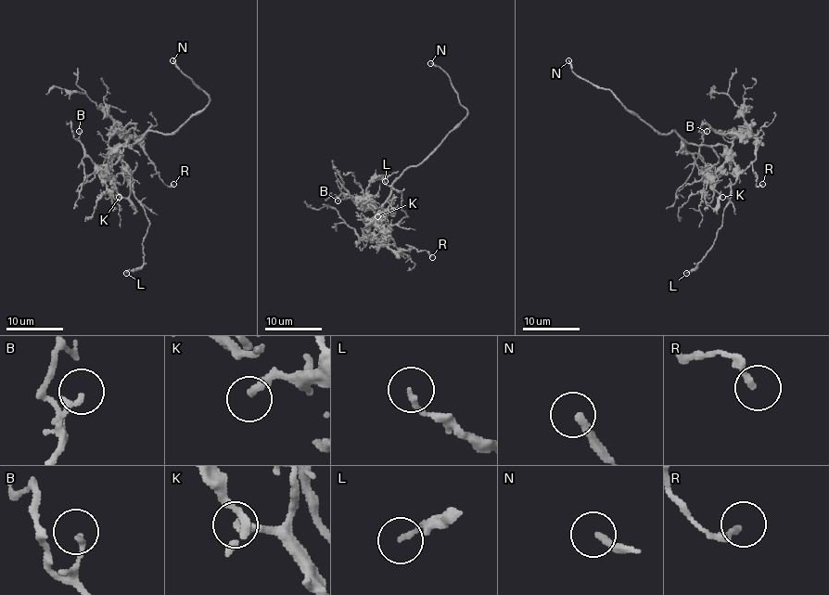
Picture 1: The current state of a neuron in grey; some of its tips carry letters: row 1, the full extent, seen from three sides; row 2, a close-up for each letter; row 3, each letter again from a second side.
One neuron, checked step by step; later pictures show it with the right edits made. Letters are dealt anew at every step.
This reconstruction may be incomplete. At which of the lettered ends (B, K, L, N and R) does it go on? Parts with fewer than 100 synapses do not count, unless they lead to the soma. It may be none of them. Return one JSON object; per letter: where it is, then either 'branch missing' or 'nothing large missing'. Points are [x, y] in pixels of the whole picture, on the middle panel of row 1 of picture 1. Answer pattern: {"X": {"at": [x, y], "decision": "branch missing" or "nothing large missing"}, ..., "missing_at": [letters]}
{"B": {"at": [337, 200], "decision": "nothing large missing"}, "K": {"at": [377, 216], "decision": "nothing large missing"}, "L": {"at": [385, 181], "decision": "nothing large missing"}, "N": {"at": [430, 63], "decision": "branch missing"}, "R": {"at": [432, 257], "decision": "nothing large missing"}, "missing_at": ["N"]}

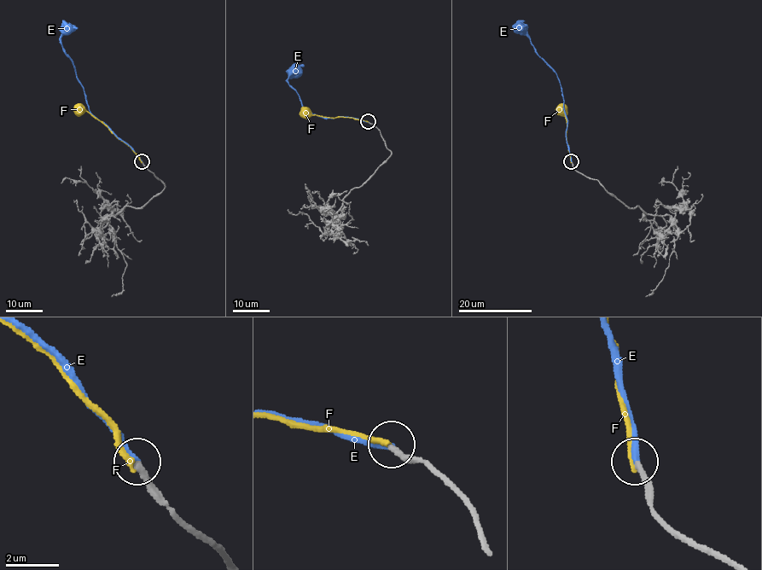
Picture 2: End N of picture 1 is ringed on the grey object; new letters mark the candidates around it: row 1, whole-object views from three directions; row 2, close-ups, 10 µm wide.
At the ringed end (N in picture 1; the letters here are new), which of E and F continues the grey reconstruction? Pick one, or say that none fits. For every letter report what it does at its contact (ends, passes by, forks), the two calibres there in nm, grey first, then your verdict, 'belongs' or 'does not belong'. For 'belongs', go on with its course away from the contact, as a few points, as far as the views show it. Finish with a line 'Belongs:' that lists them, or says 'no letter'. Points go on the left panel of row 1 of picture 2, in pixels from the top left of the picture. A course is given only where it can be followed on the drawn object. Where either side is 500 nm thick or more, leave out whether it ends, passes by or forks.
E: it ends; calibres 240 and 240 nm; belongs; course (142, 161), (89, 109), (72, 60), (61, 42), (63, 30), (68, 28)
F: it ends; calibres 240 and 240 nm; does not belong
Belongs: E

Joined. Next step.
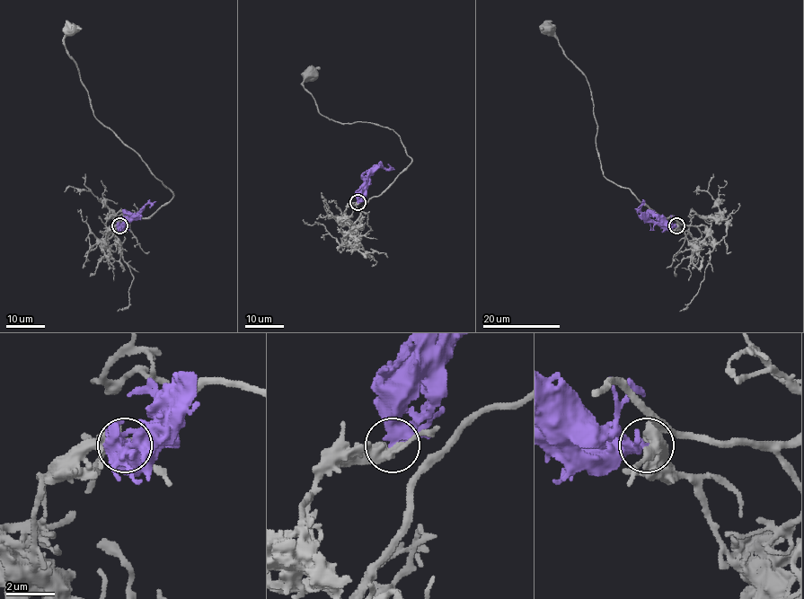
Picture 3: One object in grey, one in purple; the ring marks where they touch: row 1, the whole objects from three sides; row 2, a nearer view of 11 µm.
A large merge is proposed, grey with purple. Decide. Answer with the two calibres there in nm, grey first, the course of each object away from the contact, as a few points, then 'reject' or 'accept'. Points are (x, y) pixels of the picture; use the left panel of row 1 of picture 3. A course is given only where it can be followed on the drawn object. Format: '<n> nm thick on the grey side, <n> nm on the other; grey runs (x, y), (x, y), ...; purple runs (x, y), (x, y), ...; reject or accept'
380 nm thick on the grey side, 280 nm on the other; grey runs (119, 226), (105, 239), (131, 216), (148, 218), (173, 194), (94, 116), (64, 43), (72, 29); purple runs (119, 225), (126, 224), (148, 203), (151, 206), (149, 208); reject

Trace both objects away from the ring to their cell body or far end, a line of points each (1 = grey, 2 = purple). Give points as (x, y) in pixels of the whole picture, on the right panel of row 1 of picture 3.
1: (676, 226), (687, 239), (701, 236), (695, 226), (661, 218), (603, 174), (592, 91), (548, 29)
2: (676, 225), (656, 224), (640, 210), (642, 203), (638, 208)

